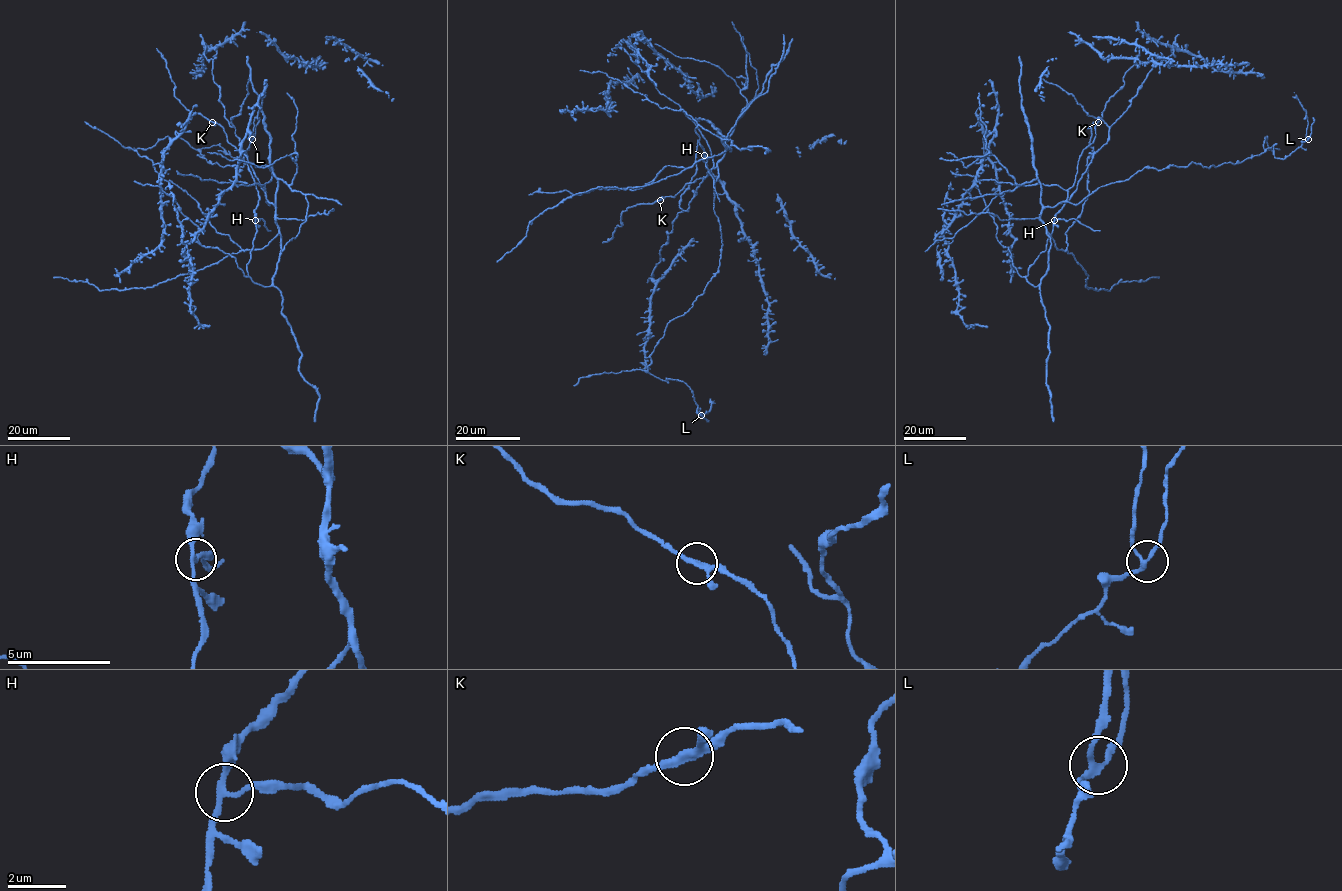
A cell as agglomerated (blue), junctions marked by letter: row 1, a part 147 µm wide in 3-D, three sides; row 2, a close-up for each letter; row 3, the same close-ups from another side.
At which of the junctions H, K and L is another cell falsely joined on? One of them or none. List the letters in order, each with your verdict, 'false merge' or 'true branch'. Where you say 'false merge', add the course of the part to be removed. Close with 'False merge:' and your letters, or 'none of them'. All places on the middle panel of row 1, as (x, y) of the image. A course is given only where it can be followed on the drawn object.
H: false merge; foreign part runs (704, 154), (719, 201)
K: true branch
L: true branch
False merge: H

